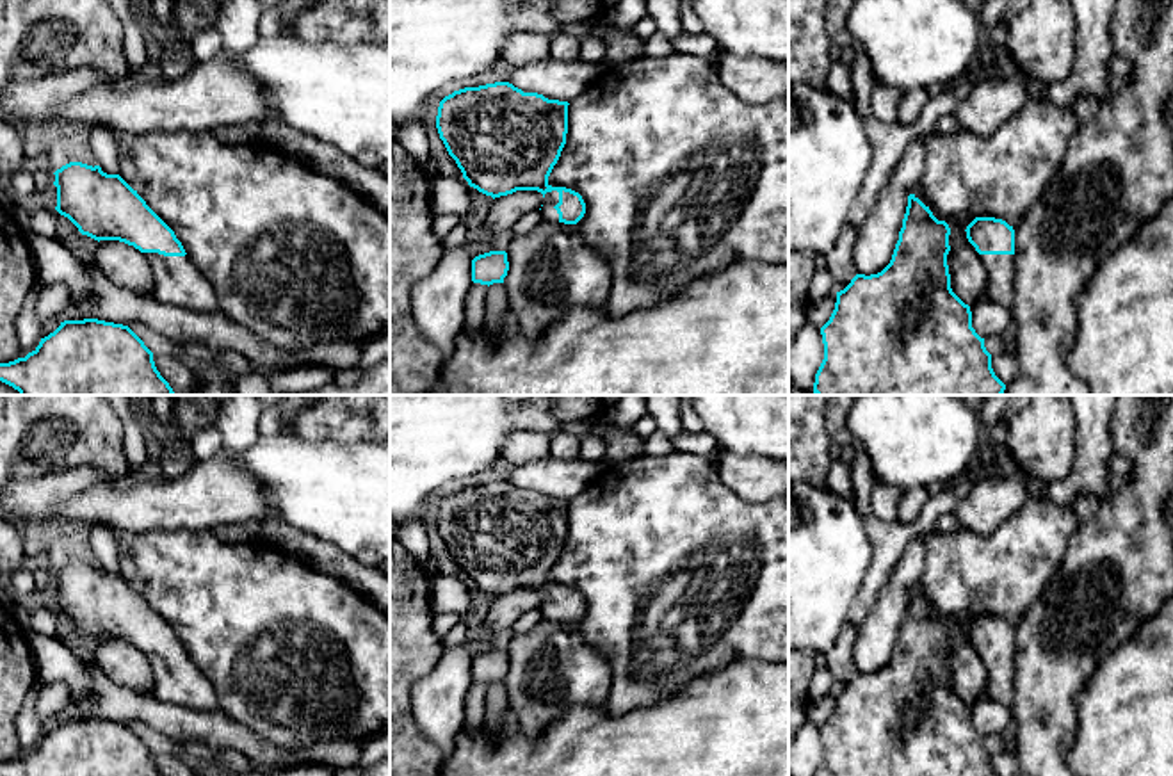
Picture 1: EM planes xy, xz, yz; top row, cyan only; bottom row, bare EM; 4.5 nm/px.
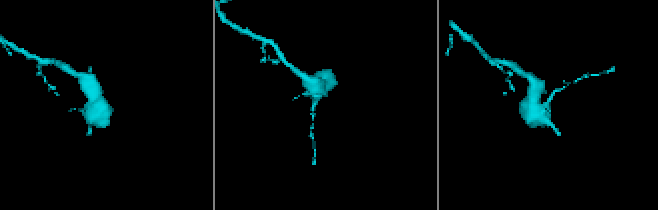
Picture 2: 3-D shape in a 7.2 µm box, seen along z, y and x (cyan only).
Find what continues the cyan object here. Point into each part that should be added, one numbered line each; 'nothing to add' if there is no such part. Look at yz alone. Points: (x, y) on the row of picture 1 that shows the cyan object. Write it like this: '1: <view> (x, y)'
1: yz (999, 267)

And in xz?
1: xz (550, 200)

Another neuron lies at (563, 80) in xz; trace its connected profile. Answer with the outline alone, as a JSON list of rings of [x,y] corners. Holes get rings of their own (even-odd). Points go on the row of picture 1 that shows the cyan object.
[[[545,59],[513,68],[511,80],[523,93],[538,93],[548,100],[571,101],[598,78],[598,66],[584,61]]]

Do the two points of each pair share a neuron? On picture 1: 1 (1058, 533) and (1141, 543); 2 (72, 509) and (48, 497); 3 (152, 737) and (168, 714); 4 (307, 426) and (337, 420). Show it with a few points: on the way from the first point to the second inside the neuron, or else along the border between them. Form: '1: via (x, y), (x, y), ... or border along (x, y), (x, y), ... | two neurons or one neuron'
1: border along (1083, 522), (1056, 572) | two neurons
2: border along (98, 483), (66, 497), (56, 508), (54, 518) | two neurons
3: border along (127, 723), (143, 721), (177, 743) | two neurons
4: via (314, 422), (330, 420) | one neuron

